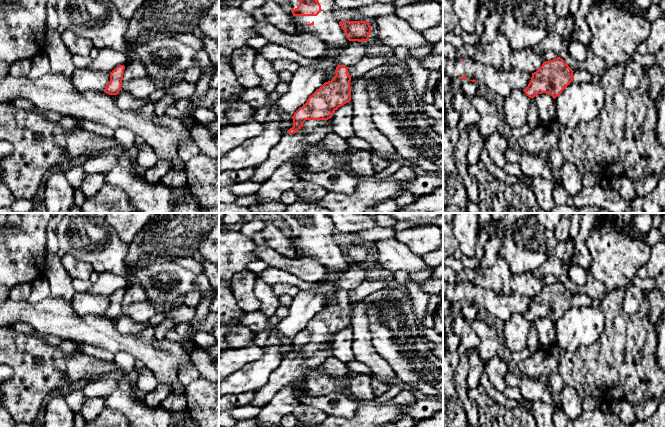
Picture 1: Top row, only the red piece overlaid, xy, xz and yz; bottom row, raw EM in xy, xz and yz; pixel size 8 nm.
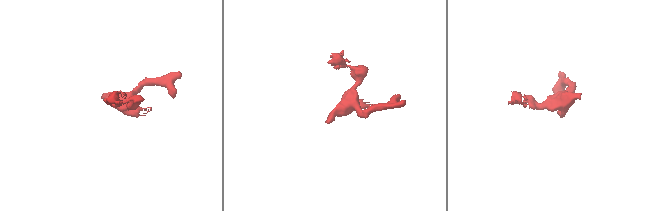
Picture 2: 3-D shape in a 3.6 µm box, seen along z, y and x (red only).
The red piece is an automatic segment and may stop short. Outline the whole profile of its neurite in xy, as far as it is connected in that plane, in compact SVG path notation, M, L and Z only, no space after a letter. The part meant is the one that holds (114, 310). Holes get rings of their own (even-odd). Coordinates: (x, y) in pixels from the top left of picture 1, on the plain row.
M124 289L117 290L111 297L88 292L76 292L72 299L73 309L80 315L104 315L117 319L122 311Z

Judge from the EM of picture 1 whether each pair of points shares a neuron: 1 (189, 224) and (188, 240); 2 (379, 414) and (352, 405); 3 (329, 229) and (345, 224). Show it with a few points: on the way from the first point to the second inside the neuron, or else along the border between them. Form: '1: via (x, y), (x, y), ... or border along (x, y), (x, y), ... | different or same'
1: via (188, 228), (188, 236) | same
2: border along (365, 402), (351, 416) | different
3: border along (333, 223), (337, 230) | different

